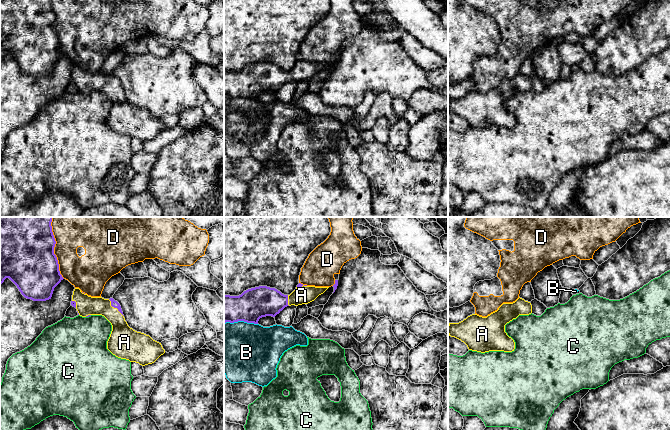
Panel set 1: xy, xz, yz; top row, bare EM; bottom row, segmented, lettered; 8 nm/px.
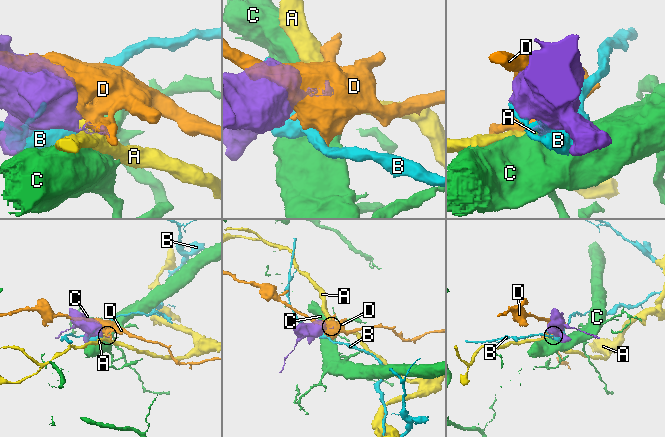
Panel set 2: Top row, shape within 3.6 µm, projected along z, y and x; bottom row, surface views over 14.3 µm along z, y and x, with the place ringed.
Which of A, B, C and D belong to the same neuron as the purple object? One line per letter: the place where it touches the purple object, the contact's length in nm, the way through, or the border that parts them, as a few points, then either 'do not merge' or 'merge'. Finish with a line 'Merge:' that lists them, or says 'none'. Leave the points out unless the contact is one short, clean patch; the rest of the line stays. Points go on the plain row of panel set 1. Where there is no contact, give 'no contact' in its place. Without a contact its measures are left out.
A: meets purple in xy at (115, 83); contact 190 nm long; merge
B: meets purple in xz at (241, 96); contact 280 nm long; do not merge
C: meets purple in xy at (88, 92); contact 50 nm long; border along xy (91, 91), (86, 93); do not merge
D: meets purple in xy at (53, 27); contact 460 nm long; do not merge
Merge: A

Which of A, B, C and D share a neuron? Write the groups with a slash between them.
A / B / C / D

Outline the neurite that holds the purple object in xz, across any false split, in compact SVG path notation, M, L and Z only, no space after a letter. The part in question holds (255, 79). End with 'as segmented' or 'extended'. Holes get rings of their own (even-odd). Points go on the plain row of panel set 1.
M299 59L290 71L284 71L277 65L267 62L248 65L239 72L224 71L224 99L244 97L258 100L260 94L275 93L287 82L314 77L328 64Z; extended

